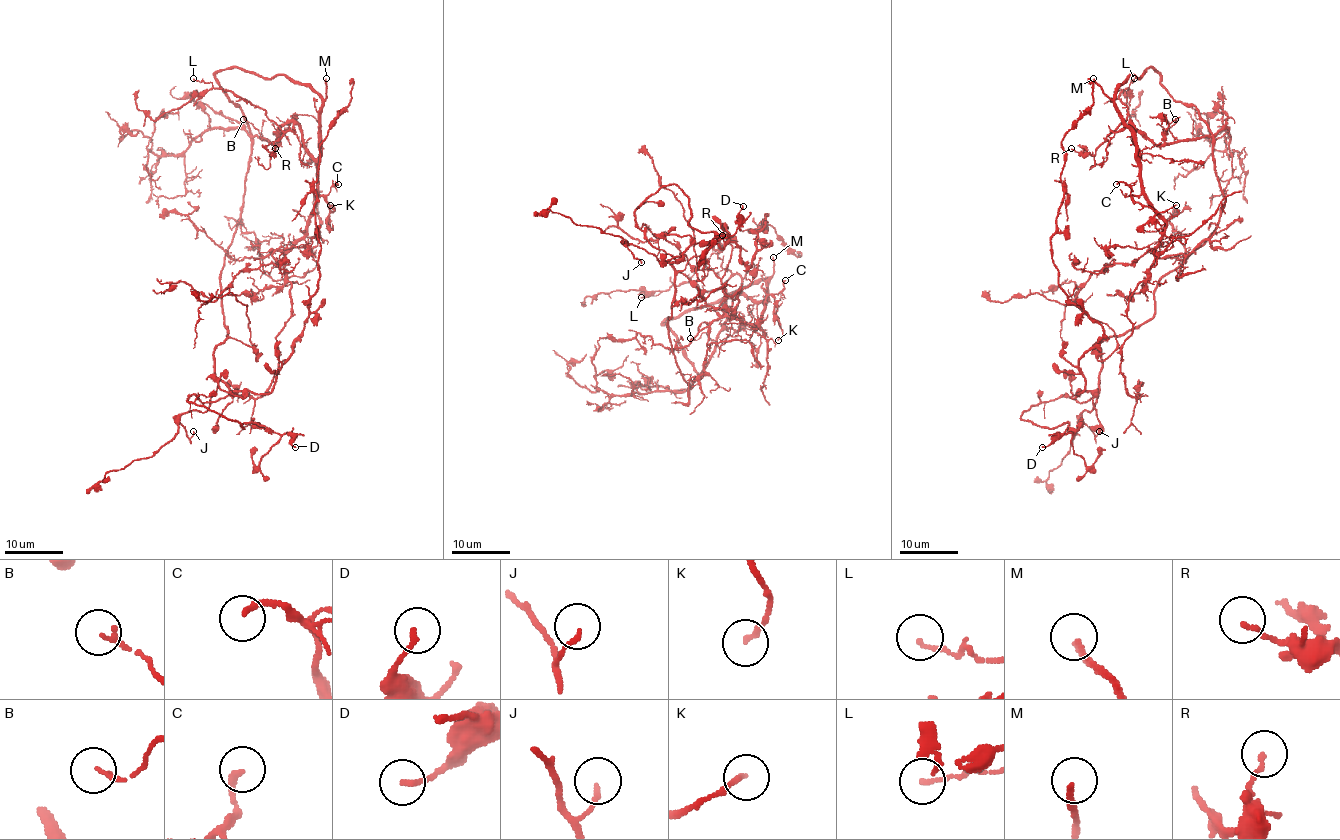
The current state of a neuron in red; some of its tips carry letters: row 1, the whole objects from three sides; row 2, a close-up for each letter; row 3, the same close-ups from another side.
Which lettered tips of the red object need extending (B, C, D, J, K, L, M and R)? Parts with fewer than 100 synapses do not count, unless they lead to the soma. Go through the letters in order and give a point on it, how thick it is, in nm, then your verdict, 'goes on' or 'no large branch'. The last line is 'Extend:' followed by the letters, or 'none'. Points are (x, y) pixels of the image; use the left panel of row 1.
B: (243, 119) | 130 nm | no large branch
C: (338, 184) | 220 nm | no large branch
D: (295, 447) | 160 nm | no large branch
J: (193, 431) | 130 nm | no large branch
K: (330, 205) | 150 nm | no large branch
L: (193, 78) | 140 nm | no large branch
M: (326, 78) | 200 nm | goes on
R: (275, 148) | 150 nm | no large branch
Extend: M

